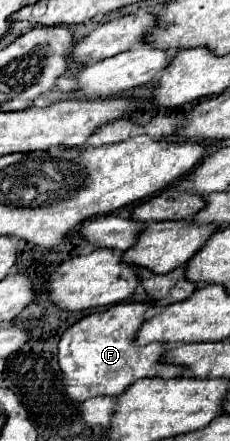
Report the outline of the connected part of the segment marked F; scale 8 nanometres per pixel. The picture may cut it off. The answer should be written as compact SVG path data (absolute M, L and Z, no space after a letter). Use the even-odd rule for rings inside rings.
M152 303L114 305L108 311L80 319L64 331L58 343L58 365L62 369L66 395L74 403L82 403L90 397L118 397L126 387L144 377L180 377L182 367L158 361L166 351L162 343L150 343L144 347L134 345L134 335L144 323L144 313L150 307Z

